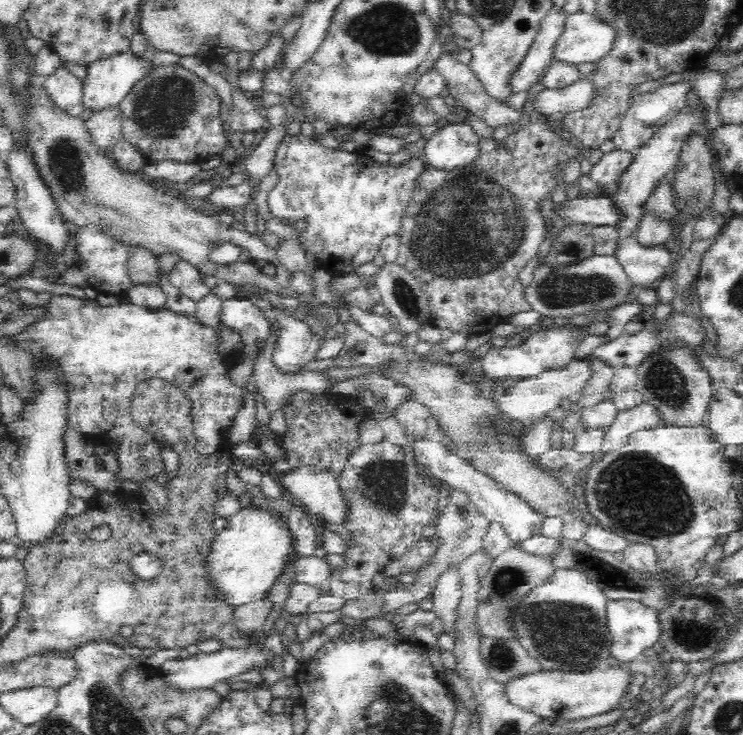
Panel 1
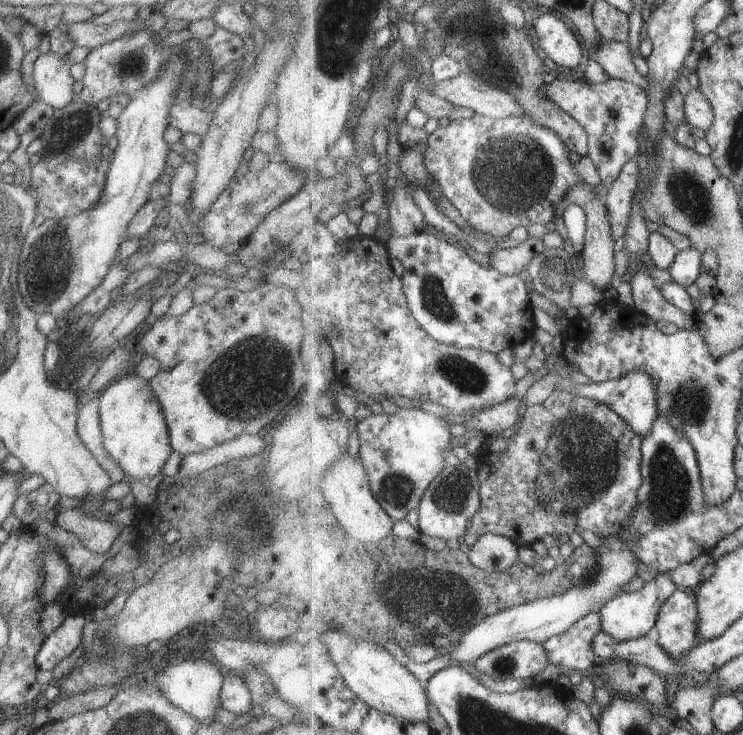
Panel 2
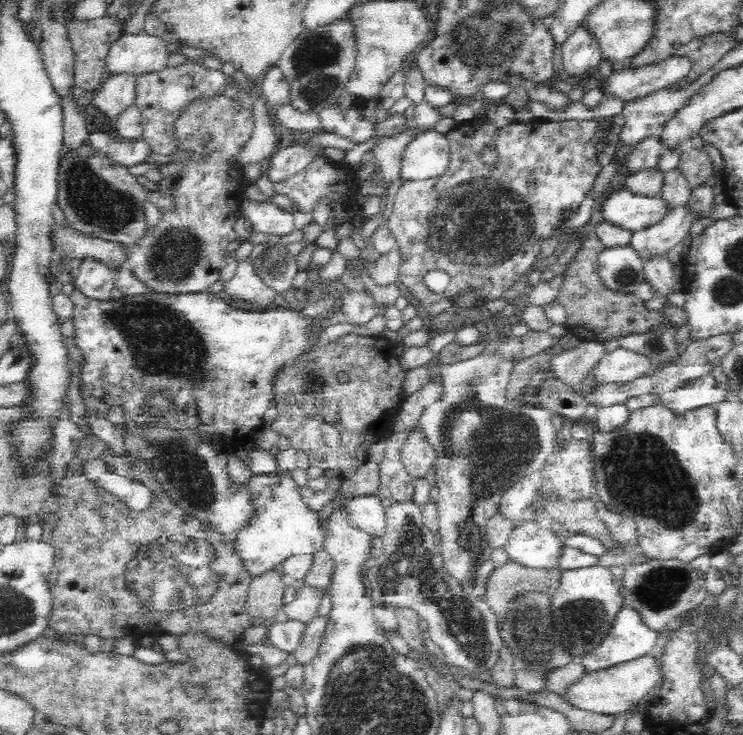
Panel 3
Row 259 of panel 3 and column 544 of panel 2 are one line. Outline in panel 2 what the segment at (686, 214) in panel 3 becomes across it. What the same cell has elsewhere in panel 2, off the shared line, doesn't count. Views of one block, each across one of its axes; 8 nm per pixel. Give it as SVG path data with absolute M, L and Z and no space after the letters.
M595 610L576 622L572 629L542 643L546 648L549 662L560 667L565 673L591 673L600 663L593 643L602 631L602 616L599 610Z

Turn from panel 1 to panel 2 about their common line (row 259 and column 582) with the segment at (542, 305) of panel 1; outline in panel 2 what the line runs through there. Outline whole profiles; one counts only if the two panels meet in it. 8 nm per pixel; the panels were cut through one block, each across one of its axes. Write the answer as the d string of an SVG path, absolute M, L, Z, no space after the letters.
M619 533L616 537L602 537L604 546L600 549L596 569L601 570L599 578L584 587L575 587L567 594L547 597L526 605L521 605L499 614L490 616L481 624L478 624L471 632L463 636L454 652L450 654L452 659L461 665L476 663L482 656L490 653L496 648L508 645L515 641L537 641L544 643L555 635L563 634L582 618L588 616L595 610L601 610L609 601L620 596L621 589L629 584L637 575L636 561L638 556L629 548Z

